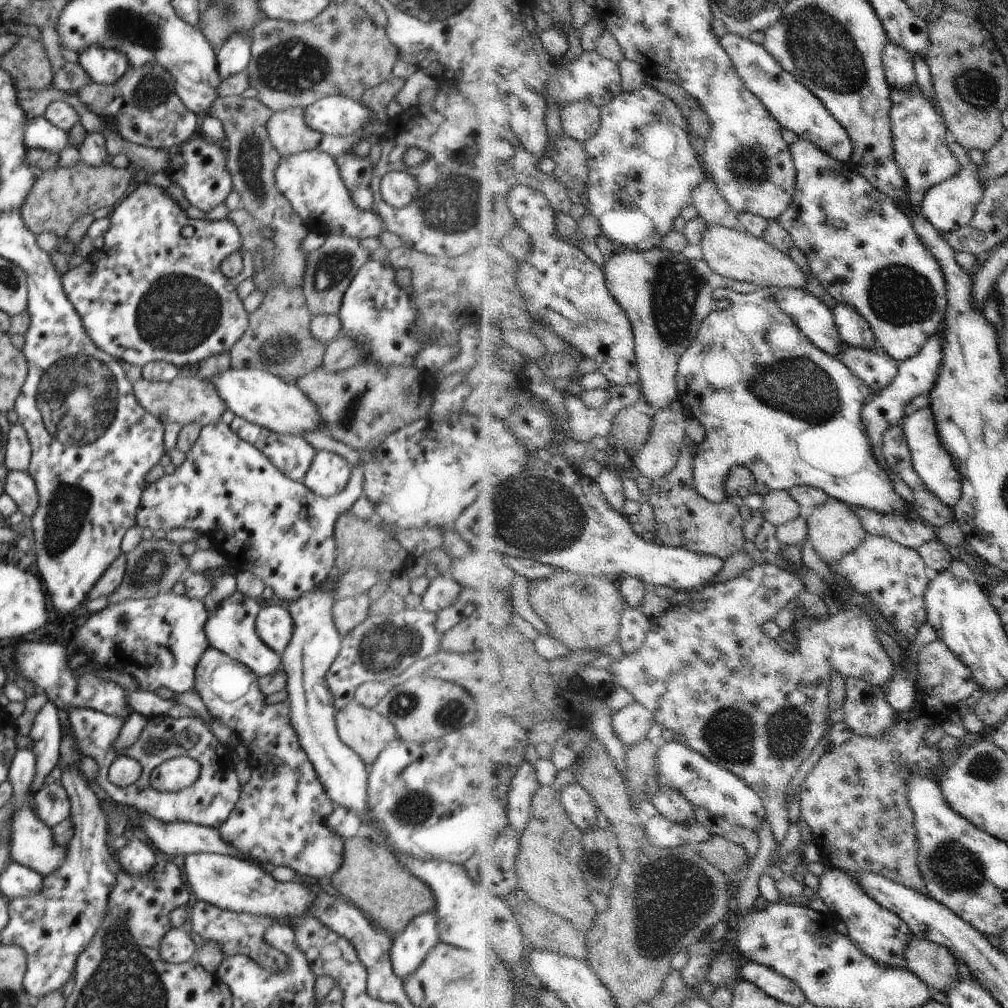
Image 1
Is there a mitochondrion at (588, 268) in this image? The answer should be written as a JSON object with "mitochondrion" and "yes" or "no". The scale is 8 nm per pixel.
{"mitochondrion":"no"}

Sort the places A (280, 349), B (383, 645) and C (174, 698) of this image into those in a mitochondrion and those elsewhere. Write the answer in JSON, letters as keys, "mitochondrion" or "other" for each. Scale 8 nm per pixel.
{"A":"mitochondrion","B":"mitochondrion","C":"other"}

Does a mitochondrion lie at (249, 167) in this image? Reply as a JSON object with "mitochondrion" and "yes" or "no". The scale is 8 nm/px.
{"mitochondrion":"yes"}

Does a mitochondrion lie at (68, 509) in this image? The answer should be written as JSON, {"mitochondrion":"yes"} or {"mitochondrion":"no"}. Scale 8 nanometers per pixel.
{"mitochondrion":"yes"}

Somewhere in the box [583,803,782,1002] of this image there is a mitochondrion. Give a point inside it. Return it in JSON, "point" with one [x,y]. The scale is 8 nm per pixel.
{"point":[675,896]}

